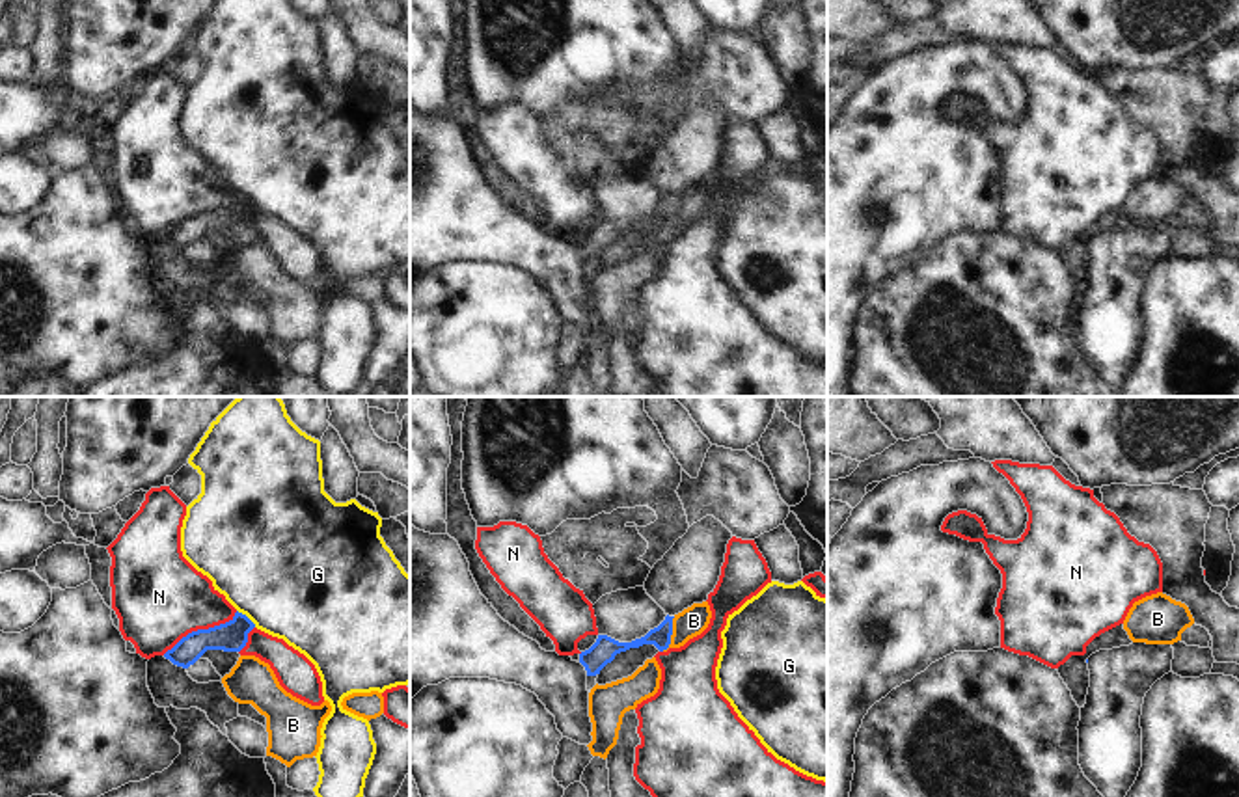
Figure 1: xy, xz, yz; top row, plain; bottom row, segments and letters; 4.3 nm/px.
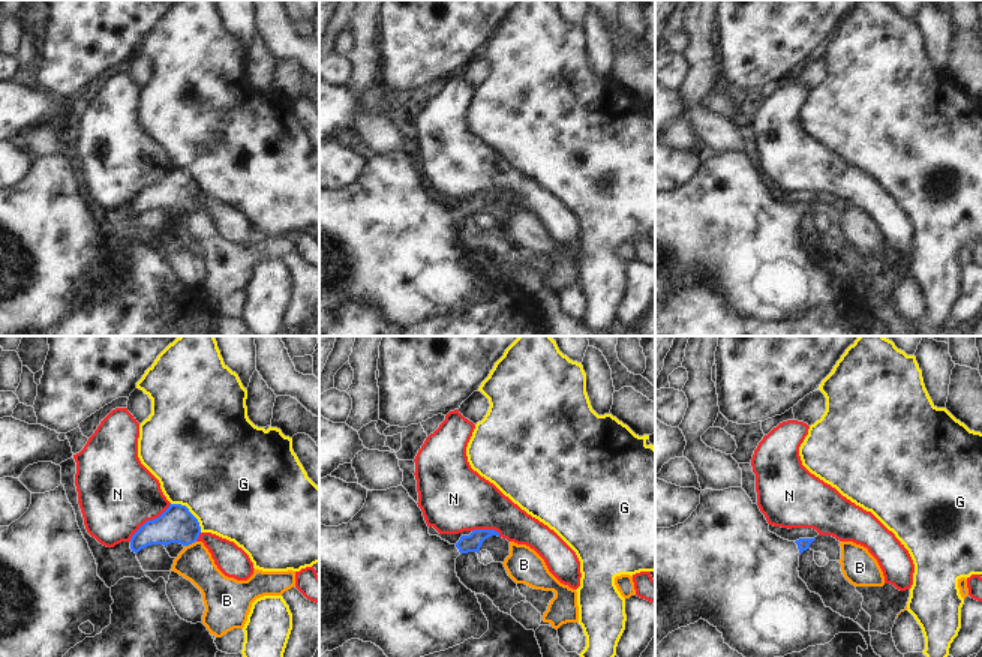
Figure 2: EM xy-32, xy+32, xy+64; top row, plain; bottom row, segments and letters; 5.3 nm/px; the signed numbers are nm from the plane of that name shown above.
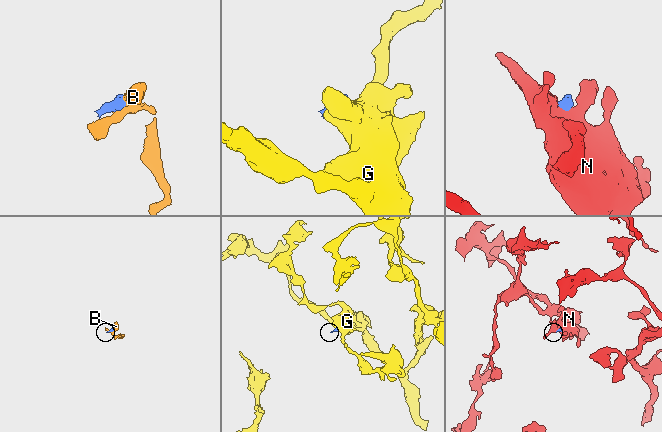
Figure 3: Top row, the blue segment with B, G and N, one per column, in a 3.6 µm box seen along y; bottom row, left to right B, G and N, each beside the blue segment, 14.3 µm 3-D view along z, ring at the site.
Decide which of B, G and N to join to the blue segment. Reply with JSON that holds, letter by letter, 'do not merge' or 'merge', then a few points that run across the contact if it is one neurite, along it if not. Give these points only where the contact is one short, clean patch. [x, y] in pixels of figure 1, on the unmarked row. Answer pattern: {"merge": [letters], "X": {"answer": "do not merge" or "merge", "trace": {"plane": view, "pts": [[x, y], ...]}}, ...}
{"merge": [], "B": {"answer": "do not merge", "trace": {"plane": "xz", "pts": [[675, 200], [671, 226], [662, 233]]}}, "G": {"answer": "do not merge", "trace": {"plane": "xy", "pts": [[237, 192], [256, 209]]}}, "N": {"answer": "do not merge", "trace": {"plane": "xy", "pts": [[237, 194], [224, 205], [189, 215], [163, 237]]}}}

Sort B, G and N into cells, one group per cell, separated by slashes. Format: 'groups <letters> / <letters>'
groups B / G / N

